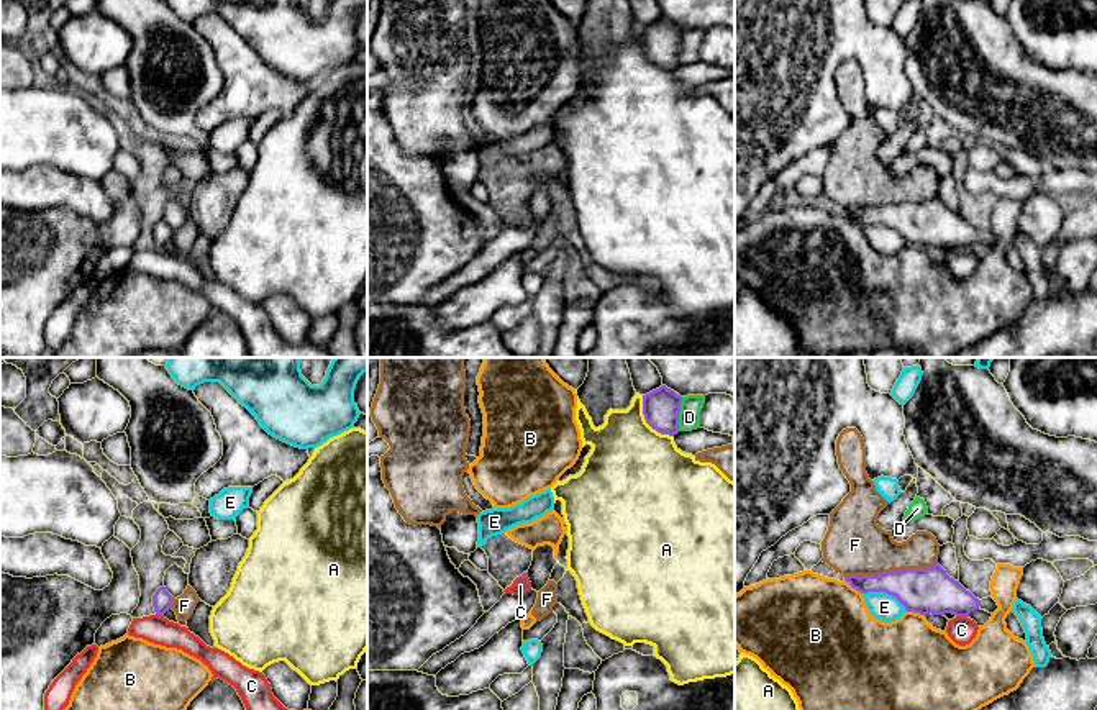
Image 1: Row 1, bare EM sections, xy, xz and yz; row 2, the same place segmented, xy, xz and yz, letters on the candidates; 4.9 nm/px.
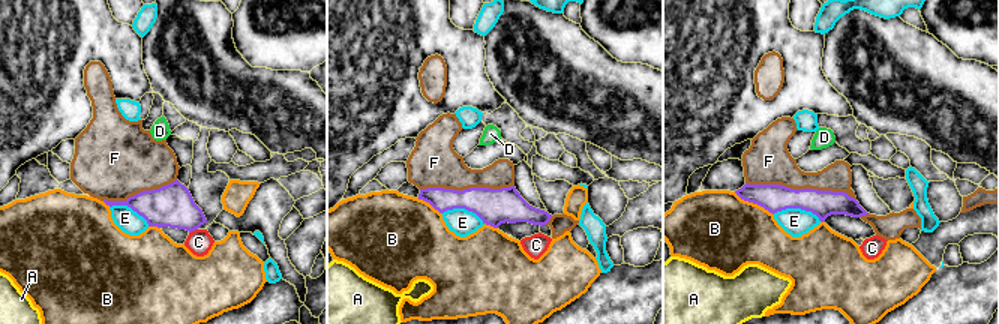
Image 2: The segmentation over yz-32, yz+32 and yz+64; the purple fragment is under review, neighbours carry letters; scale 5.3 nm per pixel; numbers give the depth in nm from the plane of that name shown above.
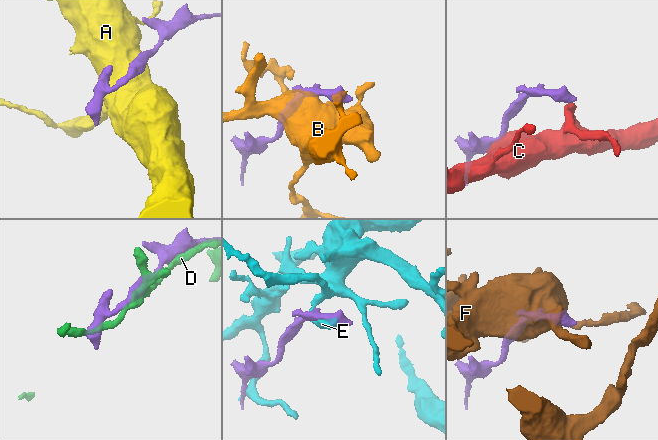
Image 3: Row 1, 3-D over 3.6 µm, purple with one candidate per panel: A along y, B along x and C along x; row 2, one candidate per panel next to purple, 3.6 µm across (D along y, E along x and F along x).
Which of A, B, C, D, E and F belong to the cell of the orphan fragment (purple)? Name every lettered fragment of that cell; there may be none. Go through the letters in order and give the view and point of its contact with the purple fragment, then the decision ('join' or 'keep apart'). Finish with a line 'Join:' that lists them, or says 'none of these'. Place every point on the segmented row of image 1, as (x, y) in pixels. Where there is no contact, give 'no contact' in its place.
A: meets purple in xz at (646, 422); keep apart
B: meets purple in yz at (853, 587); keep apart
C: meets purple in yz at (961, 615); keep apart
D: meets purple in xz at (678, 414); keep apart
E: meets purple in yz at (886, 592); keep apart
F: meets purple in yz at (891, 573); keep apart
Join: none of these

